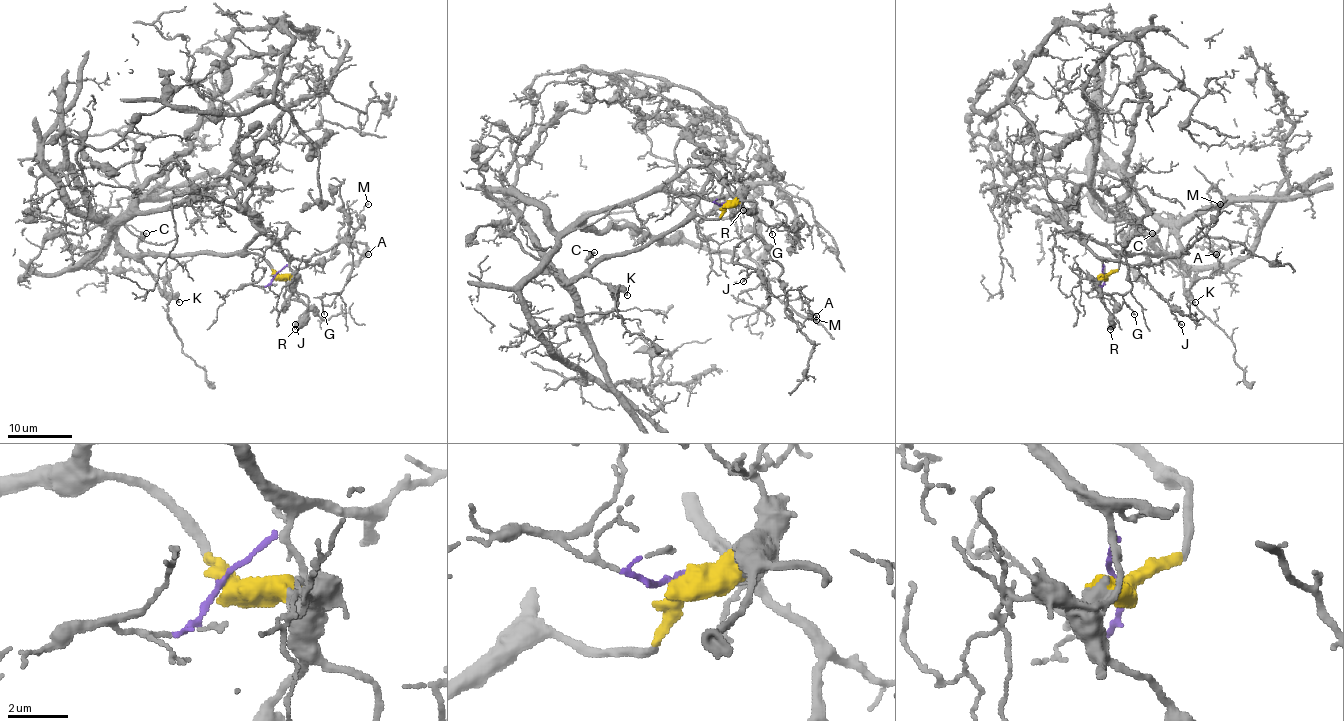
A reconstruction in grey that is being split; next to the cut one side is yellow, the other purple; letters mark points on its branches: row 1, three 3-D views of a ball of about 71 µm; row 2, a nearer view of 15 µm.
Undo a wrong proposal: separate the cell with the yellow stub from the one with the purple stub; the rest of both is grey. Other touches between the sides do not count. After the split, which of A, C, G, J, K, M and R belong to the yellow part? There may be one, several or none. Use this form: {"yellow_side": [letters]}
{"yellow_side": ["C", "K", "R"]}

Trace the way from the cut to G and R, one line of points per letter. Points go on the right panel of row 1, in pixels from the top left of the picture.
G: (1104, 276), (1102, 263), (1117, 260), (1125, 252), (1126, 242), (1122, 252), (1131, 287), (1123, 302), (1135, 314)
R: (1104, 276), (1099, 281), (1099, 290), (1110, 329)

